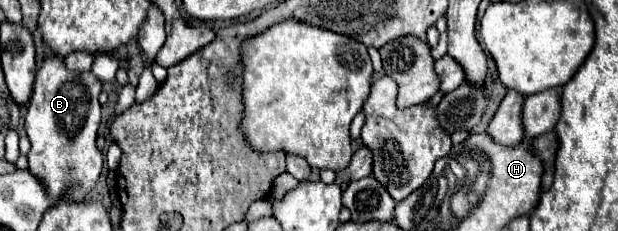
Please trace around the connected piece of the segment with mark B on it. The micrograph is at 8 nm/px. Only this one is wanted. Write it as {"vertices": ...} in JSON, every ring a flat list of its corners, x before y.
{"vertices":[[55,55,43,59,27,109,25,129,31,141,31,151,27,155,29,171,43,181,51,197,63,195,65,201,75,203,89,201,87,195,95,187,103,167,103,155,95,145,101,125,99,93,101,81,91,71,69,71,63,59]]}

